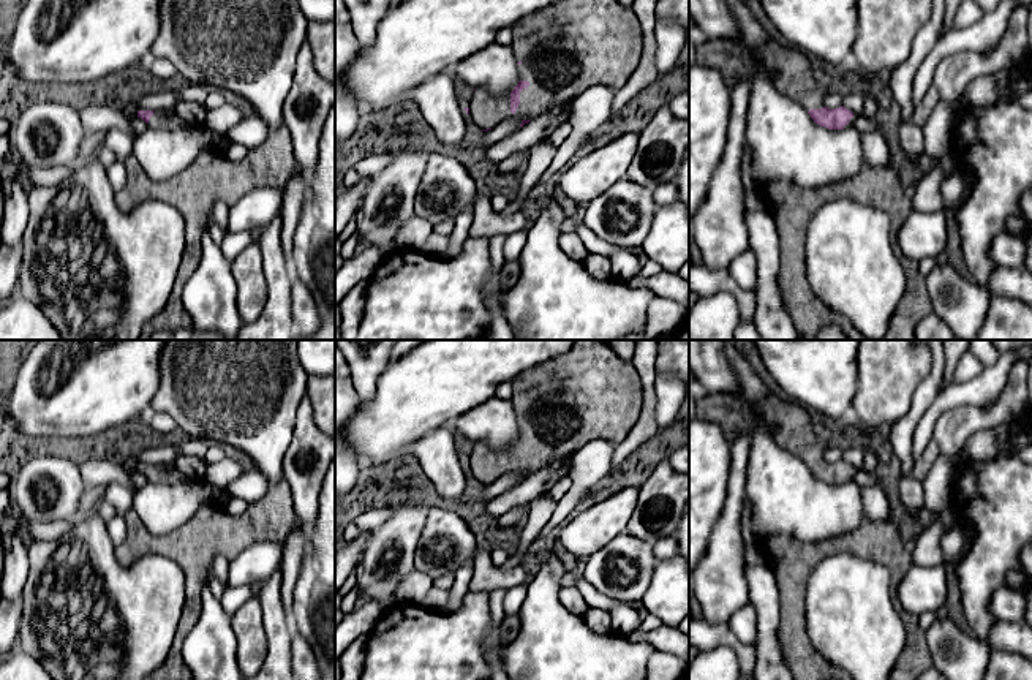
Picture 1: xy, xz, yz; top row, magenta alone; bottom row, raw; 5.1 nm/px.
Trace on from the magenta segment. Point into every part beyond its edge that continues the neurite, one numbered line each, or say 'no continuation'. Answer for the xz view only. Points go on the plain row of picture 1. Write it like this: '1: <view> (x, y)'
1: xz (599, 397)

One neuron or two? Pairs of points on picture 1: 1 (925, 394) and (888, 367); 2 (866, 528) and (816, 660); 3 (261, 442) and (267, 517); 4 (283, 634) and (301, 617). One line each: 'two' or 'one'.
1: two
2: one
3: two
4: two

